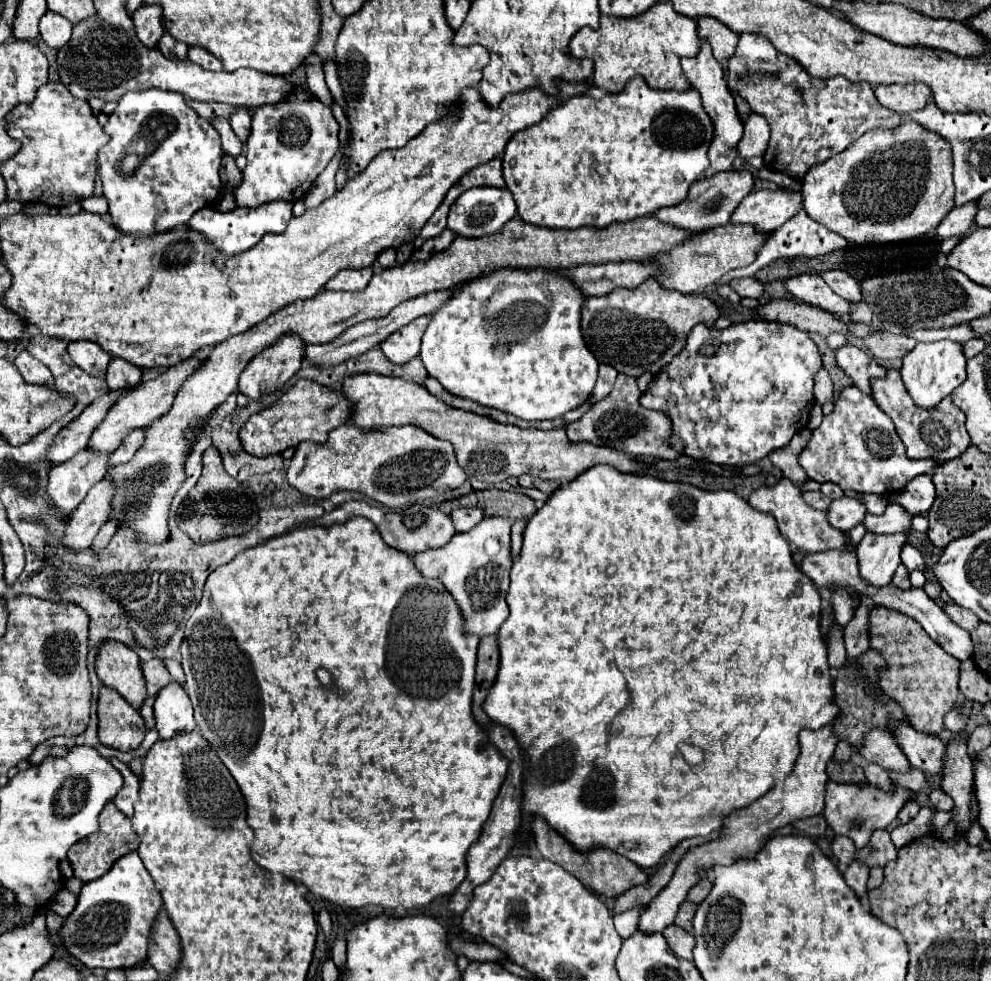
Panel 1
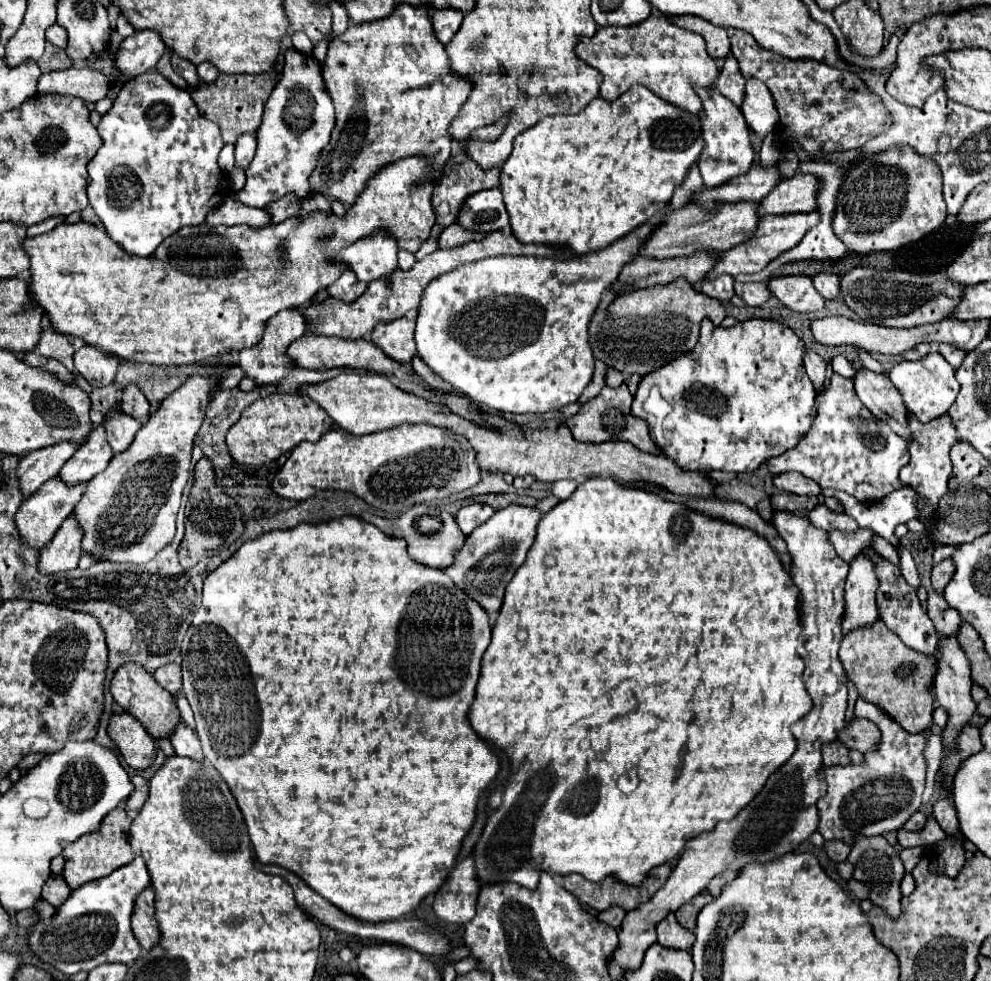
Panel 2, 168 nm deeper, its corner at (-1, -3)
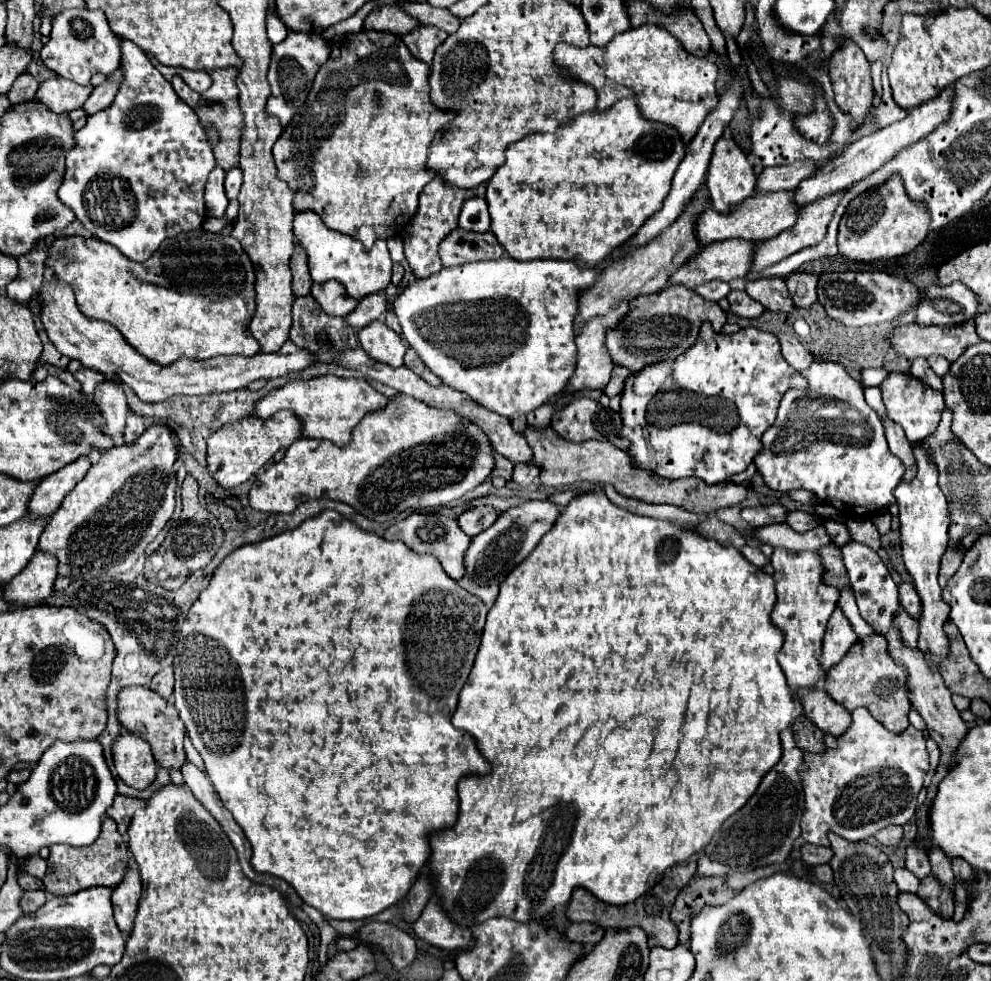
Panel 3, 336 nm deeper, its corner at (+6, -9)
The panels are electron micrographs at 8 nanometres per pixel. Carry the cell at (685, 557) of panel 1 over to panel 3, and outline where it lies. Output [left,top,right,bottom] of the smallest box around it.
[428,492,798,930]

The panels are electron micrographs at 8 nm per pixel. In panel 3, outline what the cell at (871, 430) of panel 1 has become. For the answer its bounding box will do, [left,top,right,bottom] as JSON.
[754,360,904,516]

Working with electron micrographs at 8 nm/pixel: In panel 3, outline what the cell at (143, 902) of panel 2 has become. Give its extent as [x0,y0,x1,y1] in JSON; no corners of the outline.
[112,866,142,932]

